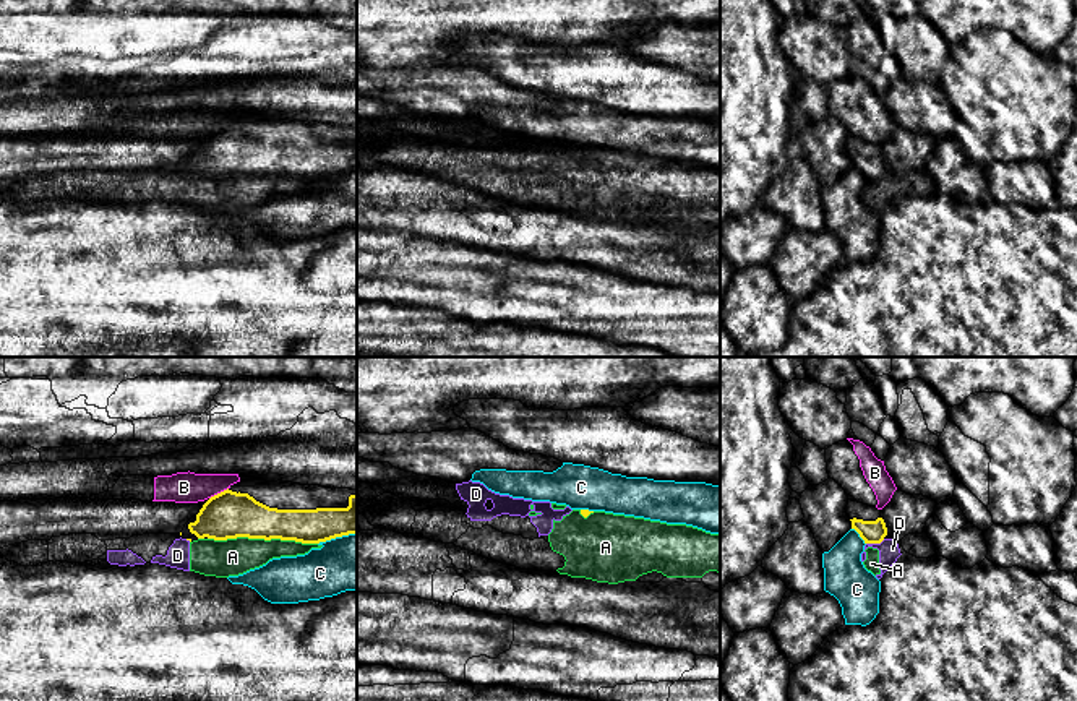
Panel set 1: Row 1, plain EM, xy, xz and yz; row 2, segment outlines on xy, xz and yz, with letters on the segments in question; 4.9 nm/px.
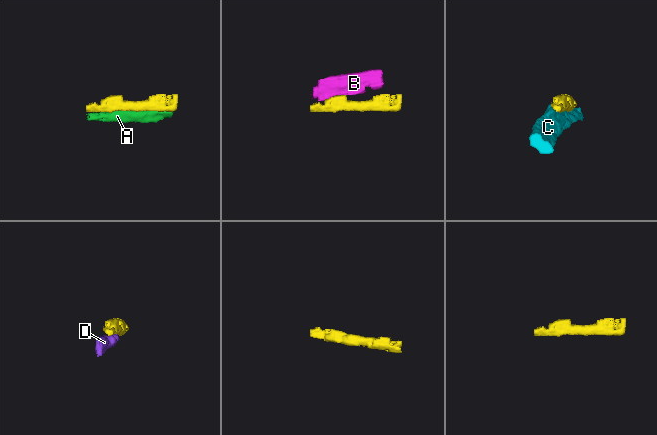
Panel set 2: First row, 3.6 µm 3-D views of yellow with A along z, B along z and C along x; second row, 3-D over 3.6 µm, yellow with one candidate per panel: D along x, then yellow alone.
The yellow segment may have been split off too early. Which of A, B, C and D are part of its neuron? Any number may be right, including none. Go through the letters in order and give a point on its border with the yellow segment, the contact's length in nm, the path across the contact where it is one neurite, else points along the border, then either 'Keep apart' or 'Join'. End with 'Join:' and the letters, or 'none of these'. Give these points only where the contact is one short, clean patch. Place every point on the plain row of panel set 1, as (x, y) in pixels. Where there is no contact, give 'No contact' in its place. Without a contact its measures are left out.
A: Touches yellow at xy (263, 174). Shared border 550 nm. Keep apart
B: Touches yellow at xy (218, 130). Shared border 110 nm. Boundary: xy (227, 124), (210, 135). Keep apart
C: Touches yellow at yz (860, 172). Shared border 110 nm. Keep apart
D: Touches yellow at yz (875, 179). Shared border 100 nm. Keep apart
Join: none of these

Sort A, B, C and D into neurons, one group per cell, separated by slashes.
A D / B / C

